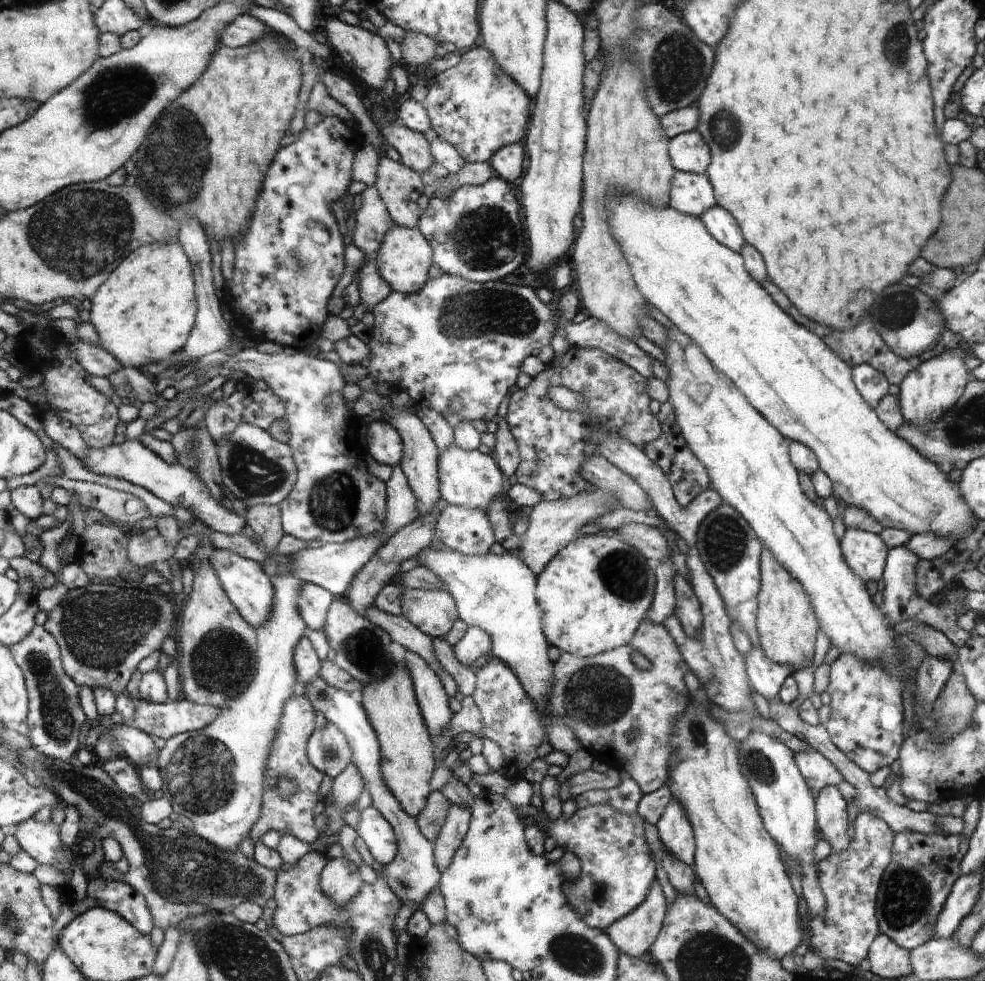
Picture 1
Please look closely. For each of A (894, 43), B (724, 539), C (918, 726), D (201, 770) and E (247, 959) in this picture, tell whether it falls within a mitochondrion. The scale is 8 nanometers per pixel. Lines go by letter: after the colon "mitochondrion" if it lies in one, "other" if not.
A: mitochondrion
B: mitochondrion
C: other
D: mitochondrion
E: mitochondrion

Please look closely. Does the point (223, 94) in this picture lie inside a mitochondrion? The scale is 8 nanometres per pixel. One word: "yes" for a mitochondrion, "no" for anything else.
no

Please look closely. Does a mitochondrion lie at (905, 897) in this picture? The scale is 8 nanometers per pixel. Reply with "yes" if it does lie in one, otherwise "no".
yes

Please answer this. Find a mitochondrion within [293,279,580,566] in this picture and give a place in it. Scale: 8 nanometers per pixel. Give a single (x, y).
(471, 312)

